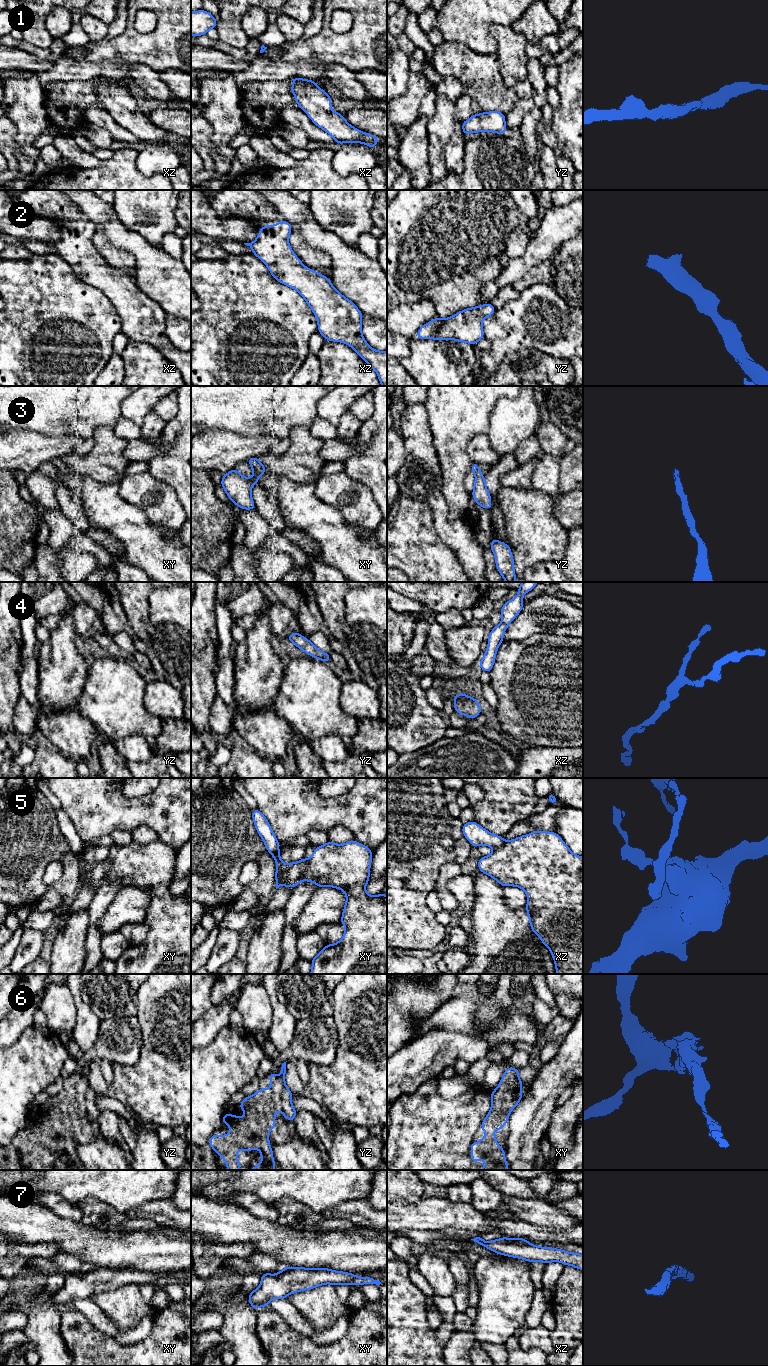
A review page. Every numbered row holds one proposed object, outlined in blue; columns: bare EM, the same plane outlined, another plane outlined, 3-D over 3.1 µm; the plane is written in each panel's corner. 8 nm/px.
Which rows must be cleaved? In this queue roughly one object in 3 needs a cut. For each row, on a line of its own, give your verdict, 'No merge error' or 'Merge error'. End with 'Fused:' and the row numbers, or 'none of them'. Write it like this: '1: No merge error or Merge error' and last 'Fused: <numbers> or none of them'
1: No merge error
2: No merge error
3: No merge error
4: No merge error
5: Merge error
6: No merge error
7: No merge error
Fused: 5

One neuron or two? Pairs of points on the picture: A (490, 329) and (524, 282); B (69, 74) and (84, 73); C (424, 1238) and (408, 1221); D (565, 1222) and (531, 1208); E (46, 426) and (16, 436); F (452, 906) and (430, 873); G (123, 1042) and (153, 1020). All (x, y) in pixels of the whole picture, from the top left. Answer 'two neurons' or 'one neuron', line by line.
A: two neurons
B: one neuron
C: two neurons
D: one neuron
E: two neurons
F: two neurons
G: two neurons

